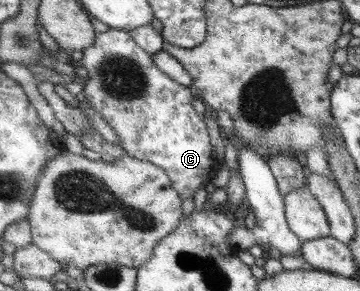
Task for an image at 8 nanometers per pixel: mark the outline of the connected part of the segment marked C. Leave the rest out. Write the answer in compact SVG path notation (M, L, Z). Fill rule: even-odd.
M116 28L96 35L95 43L83 50L82 59L77 65L82 71L80 80L84 83L82 92L87 97L86 101L103 116L120 139L118 152L134 156L135 159L147 160L162 168L180 195L194 199L194 192L206 181L206 177L215 174L218 167L214 167L216 163L212 159L208 129L192 107L190 89L176 83L176 80L164 72L152 56L134 41L129 31Z

